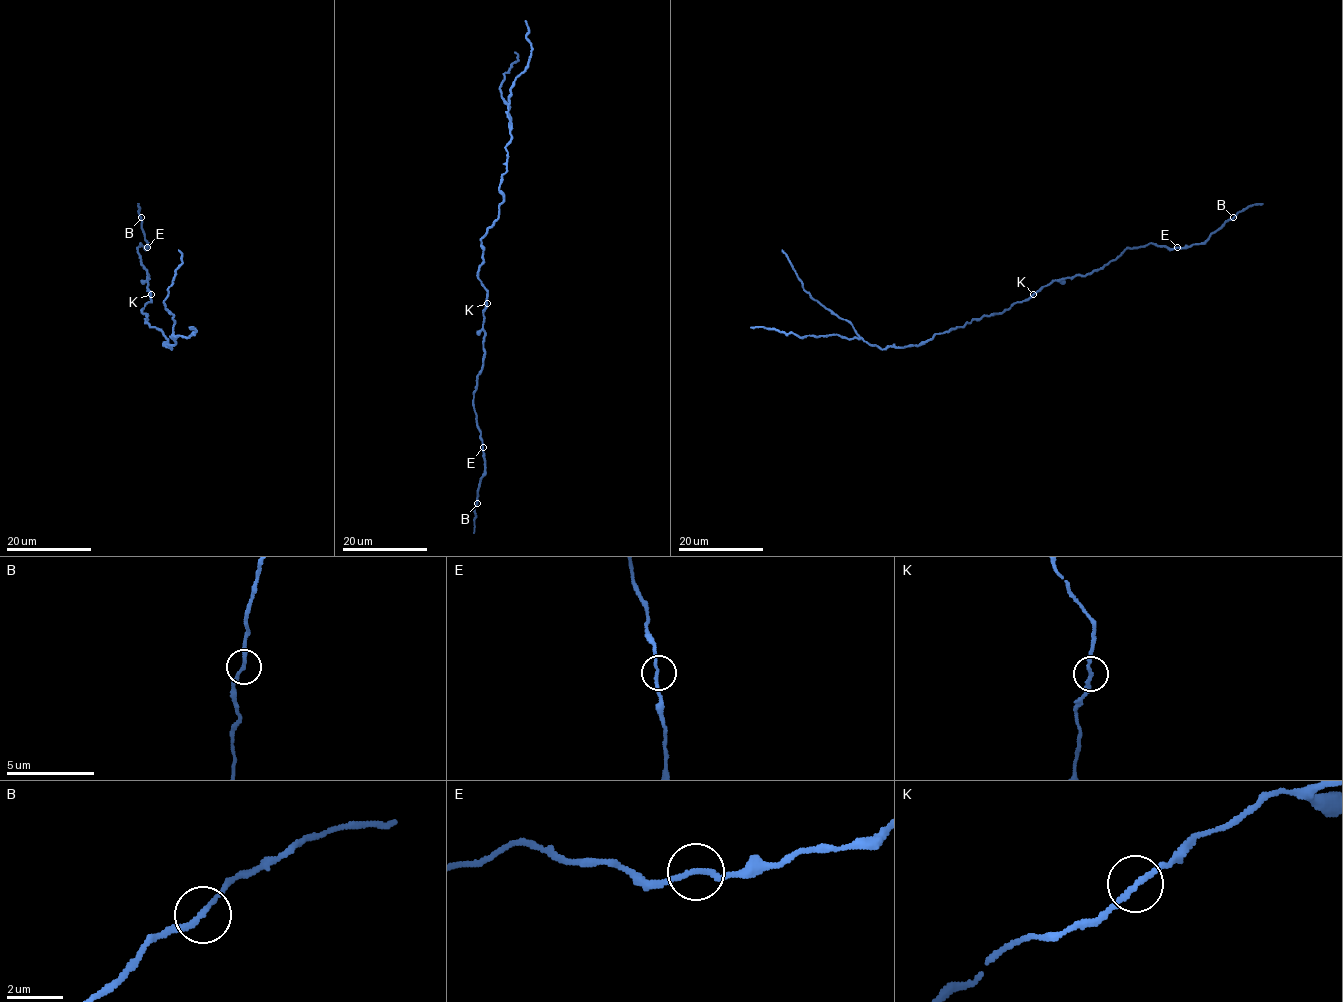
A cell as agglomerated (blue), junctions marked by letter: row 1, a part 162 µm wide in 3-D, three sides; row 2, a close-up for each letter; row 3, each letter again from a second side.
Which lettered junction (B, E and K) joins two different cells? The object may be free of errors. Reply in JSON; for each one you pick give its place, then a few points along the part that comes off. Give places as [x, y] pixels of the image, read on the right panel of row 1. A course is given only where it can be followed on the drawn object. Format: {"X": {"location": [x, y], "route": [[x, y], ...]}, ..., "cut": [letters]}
{"cut": []}

